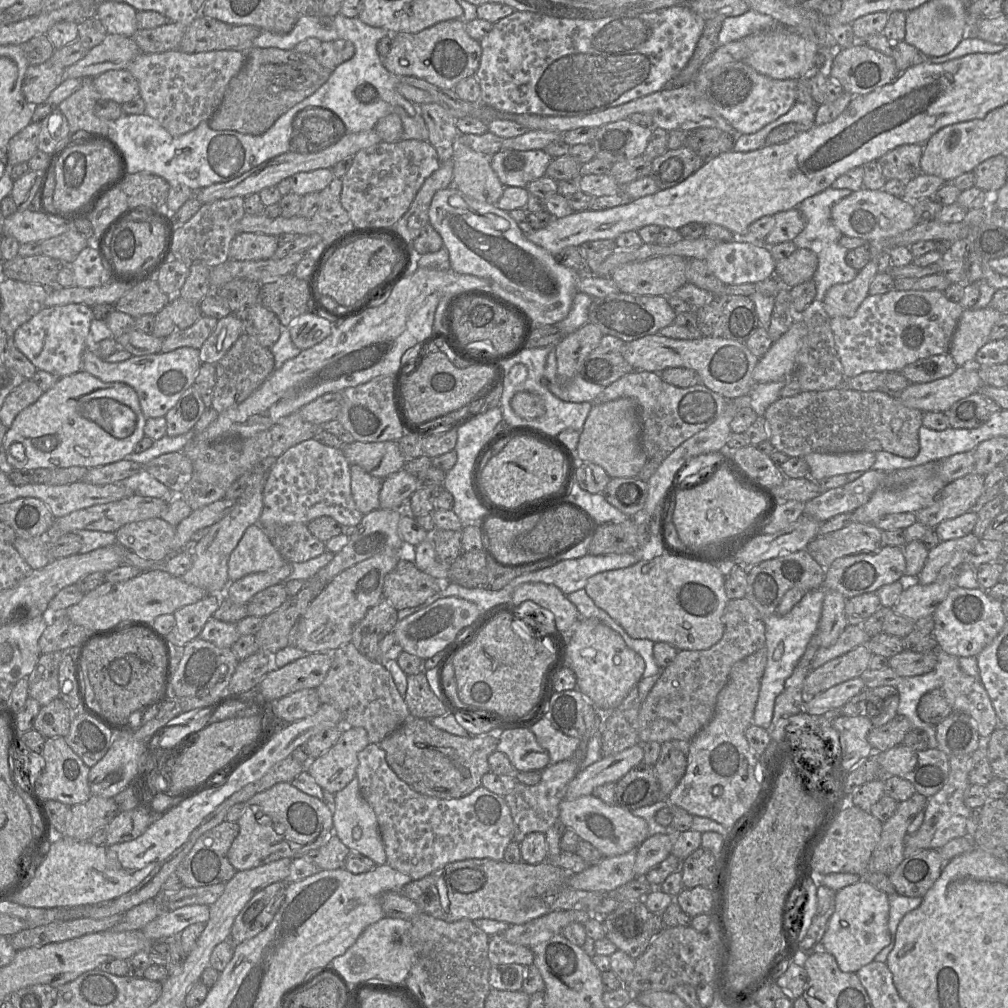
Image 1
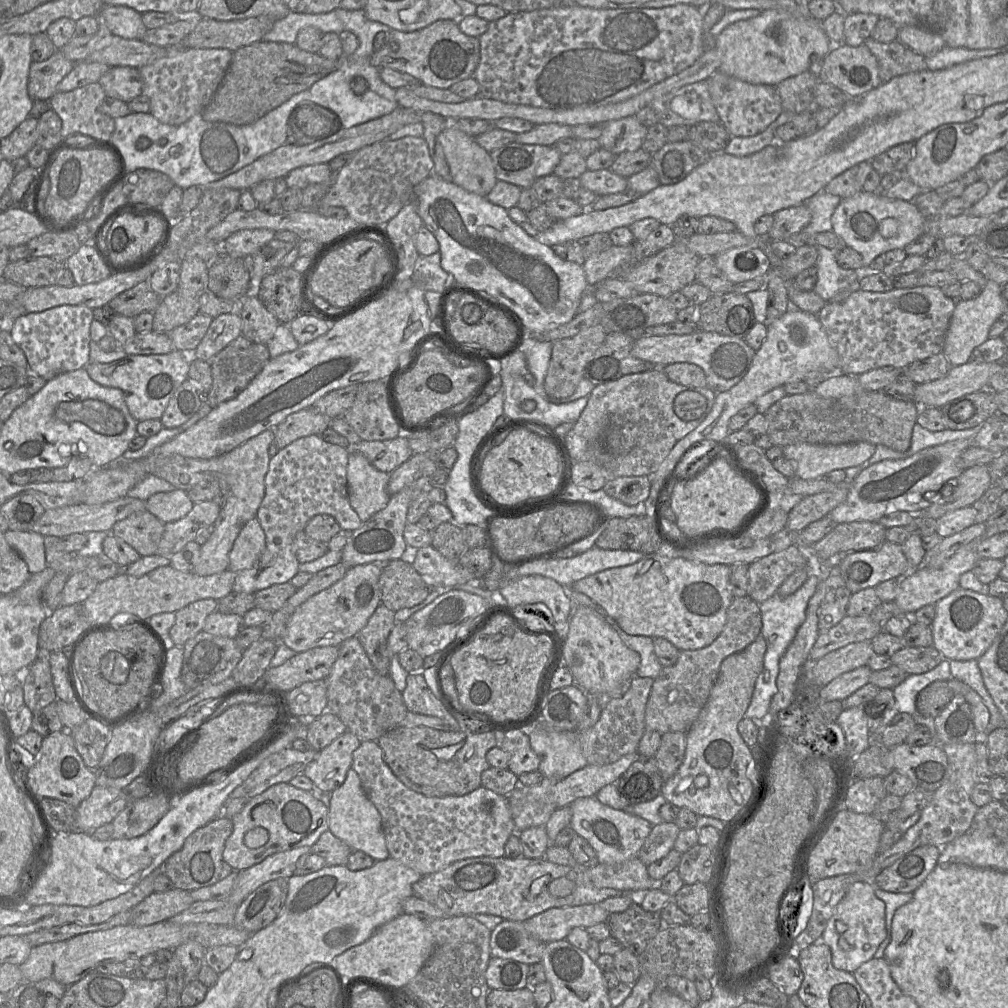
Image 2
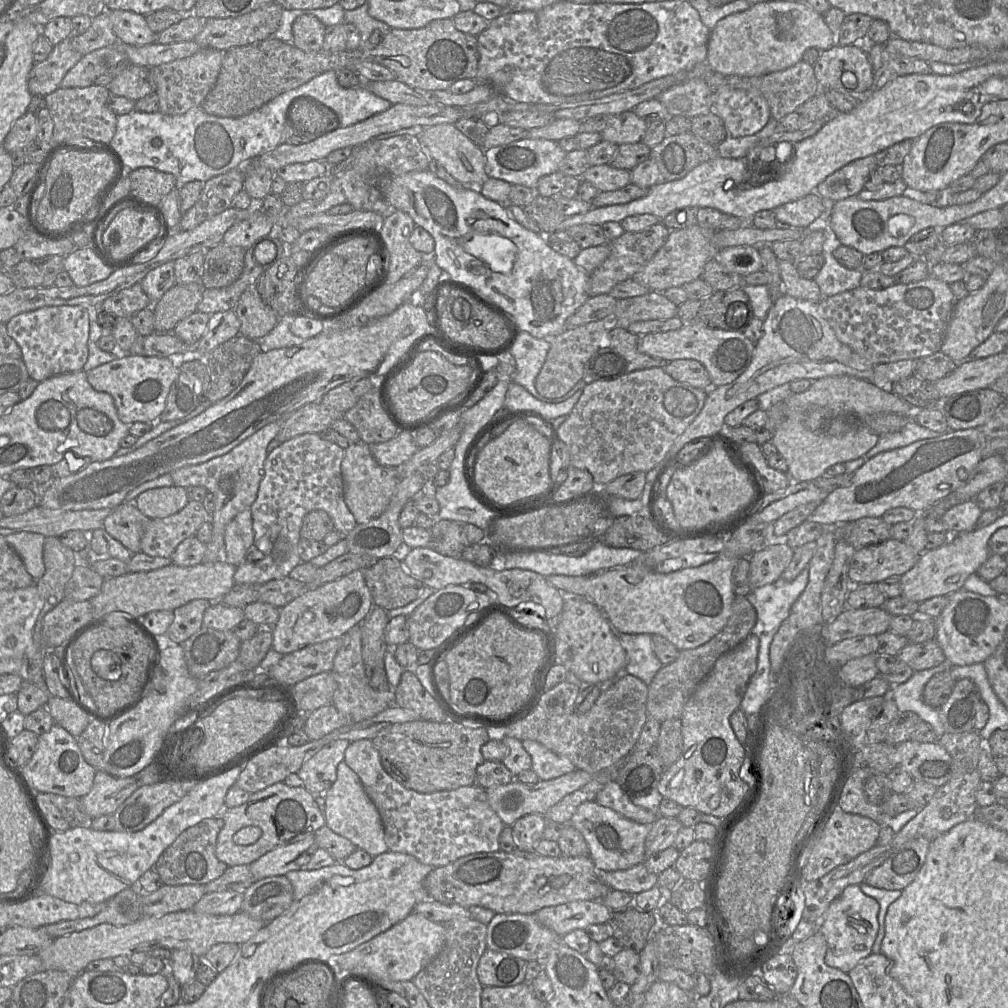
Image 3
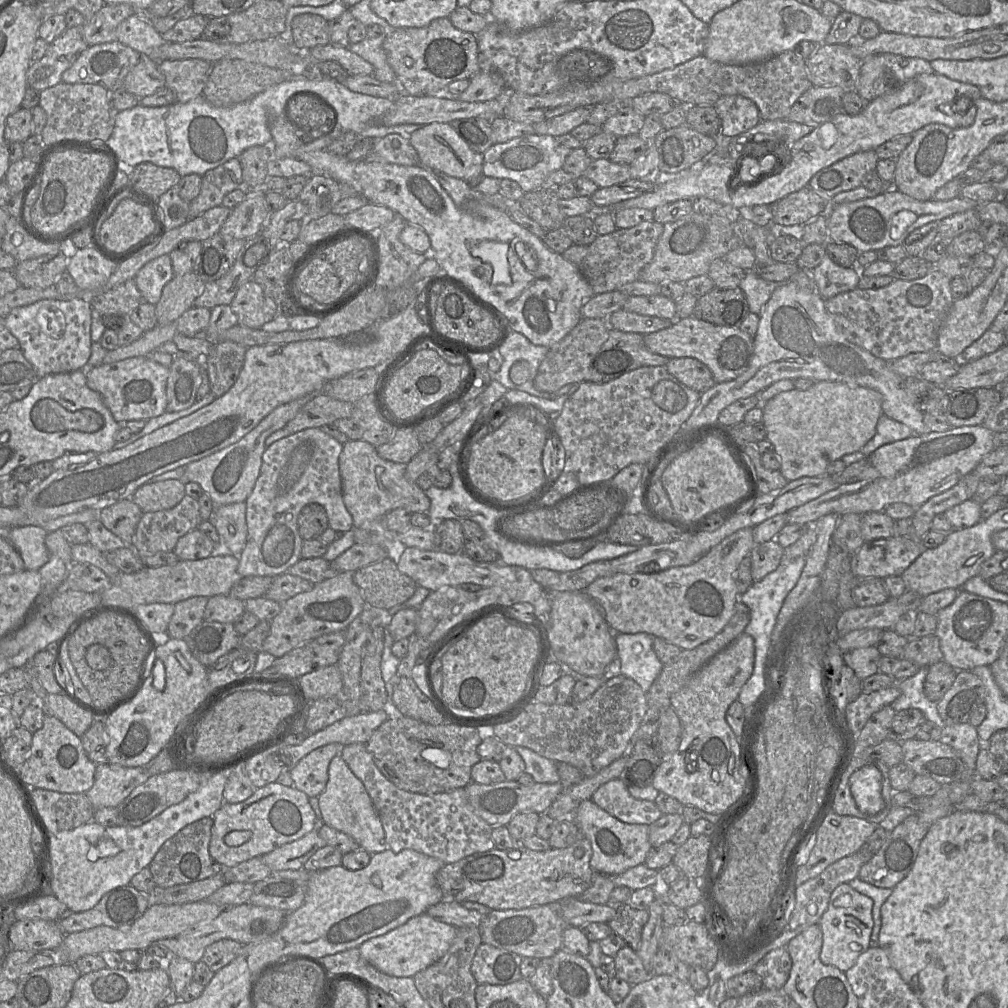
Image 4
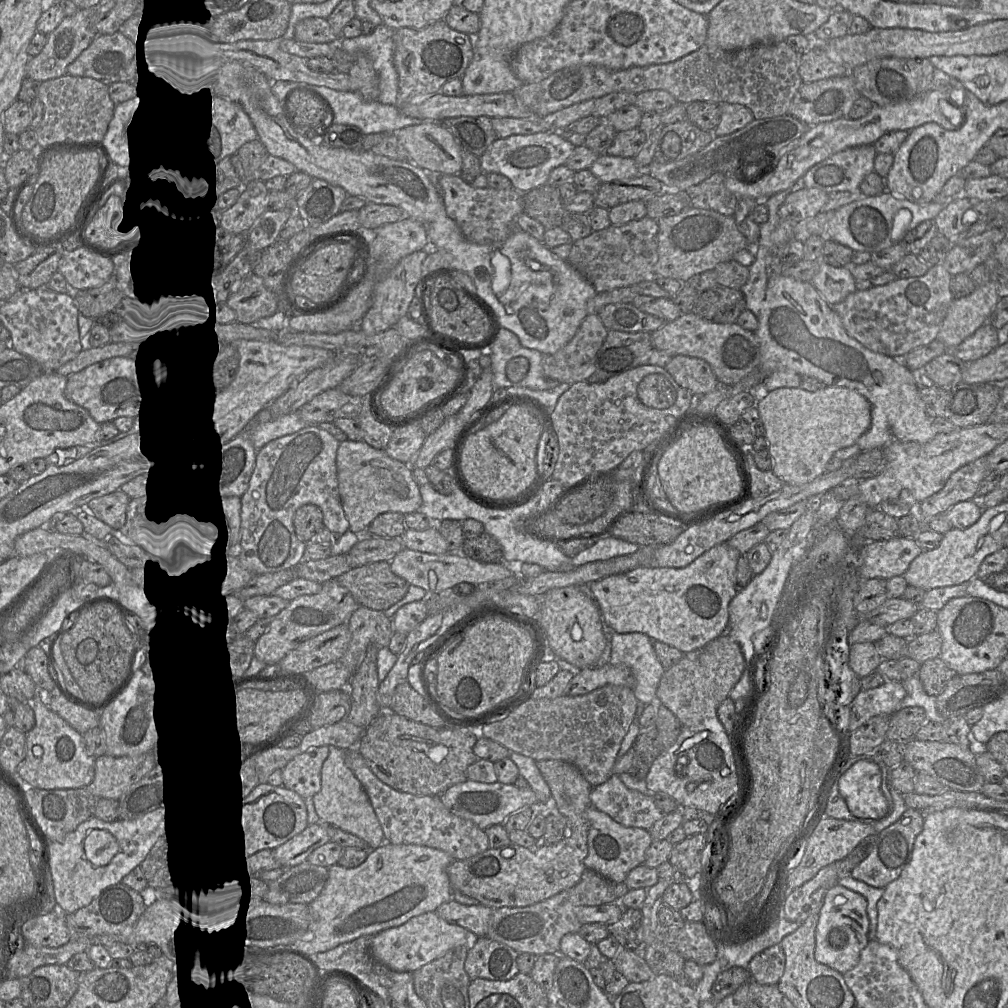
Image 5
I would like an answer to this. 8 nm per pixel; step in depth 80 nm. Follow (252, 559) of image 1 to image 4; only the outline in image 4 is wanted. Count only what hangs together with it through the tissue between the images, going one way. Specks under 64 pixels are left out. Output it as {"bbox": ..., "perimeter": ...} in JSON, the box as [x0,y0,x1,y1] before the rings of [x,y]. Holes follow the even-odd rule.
{"bbox":[209,502,247,556],"perimeter":[[[236,502],[215,506],[209,521],[222,538],[225,550],[239,556],[245,547],[247,539],[246,504]]]}

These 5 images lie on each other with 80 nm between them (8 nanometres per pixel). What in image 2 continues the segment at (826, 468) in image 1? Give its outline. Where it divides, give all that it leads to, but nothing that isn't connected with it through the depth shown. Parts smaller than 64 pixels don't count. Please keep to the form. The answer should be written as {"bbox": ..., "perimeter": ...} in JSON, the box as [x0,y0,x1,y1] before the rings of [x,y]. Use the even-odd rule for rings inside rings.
{"bbox":[782,442,875,480],"perimeter":[[[868,442],[839,445],[799,443],[782,447],[782,454],[796,464],[795,477],[813,480],[833,470],[861,465],[873,455],[875,448]]]}

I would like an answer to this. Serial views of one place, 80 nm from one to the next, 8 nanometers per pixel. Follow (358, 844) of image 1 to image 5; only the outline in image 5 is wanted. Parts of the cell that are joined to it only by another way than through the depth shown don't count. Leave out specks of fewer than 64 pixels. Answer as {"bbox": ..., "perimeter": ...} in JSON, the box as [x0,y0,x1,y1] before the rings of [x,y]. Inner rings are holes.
{"bbox":[313,746,384,849],"perimeter":[[[328,746],[329,753],[321,768],[321,789],[313,797],[320,820],[353,834],[366,842],[369,849],[384,844],[384,835],[369,798],[361,783],[345,764],[346,751]]]}

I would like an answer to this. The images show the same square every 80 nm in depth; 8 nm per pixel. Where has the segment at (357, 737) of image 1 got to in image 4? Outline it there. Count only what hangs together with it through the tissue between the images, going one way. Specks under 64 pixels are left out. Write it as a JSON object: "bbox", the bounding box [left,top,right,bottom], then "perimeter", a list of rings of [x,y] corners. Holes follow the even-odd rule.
{"bbox":[290,743,343,797],"perimeter":[[[330,743],[303,757],[290,771],[293,787],[308,797],[316,797],[326,787],[331,760],[341,754],[343,746]]]}

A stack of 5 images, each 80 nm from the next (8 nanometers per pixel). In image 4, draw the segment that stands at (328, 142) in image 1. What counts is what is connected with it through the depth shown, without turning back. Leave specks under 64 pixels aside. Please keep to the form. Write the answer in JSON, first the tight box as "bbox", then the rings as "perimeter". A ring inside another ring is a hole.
{"bbox":[285,94,336,143],"perimeter":[[[294,94],[285,105],[285,113],[295,134],[304,143],[329,134],[336,126],[335,110],[316,95]]]}

